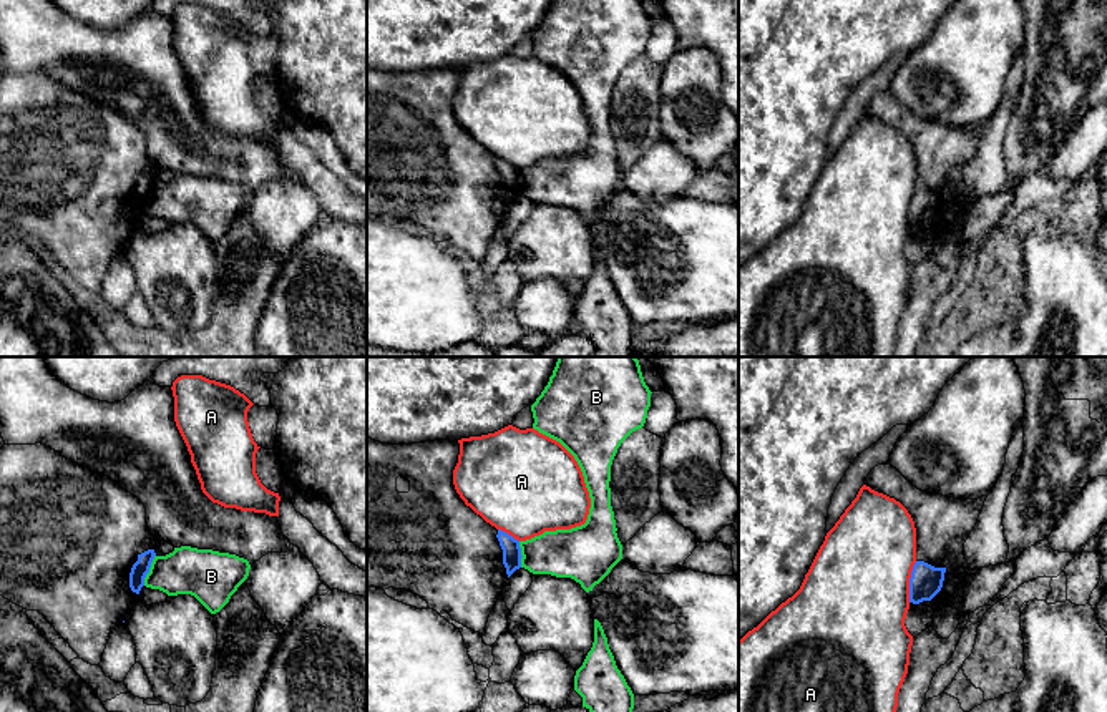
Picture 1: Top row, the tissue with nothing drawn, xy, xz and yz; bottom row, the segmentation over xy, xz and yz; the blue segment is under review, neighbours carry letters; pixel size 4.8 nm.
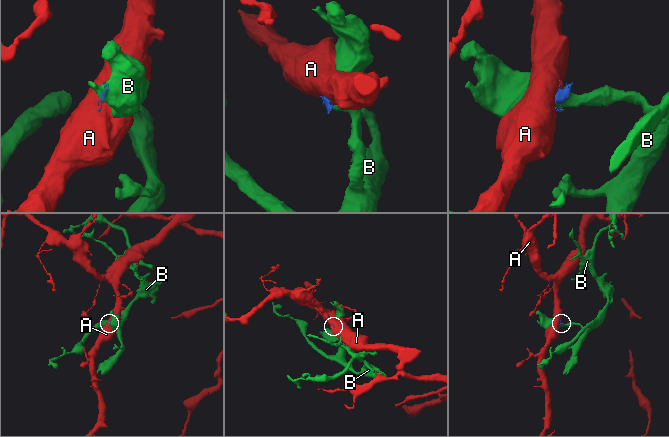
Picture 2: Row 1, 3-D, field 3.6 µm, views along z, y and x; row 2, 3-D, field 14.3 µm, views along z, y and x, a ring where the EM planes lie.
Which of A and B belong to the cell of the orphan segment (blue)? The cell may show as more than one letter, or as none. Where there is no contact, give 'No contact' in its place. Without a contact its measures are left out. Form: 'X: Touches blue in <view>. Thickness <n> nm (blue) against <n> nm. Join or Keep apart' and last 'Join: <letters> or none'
A: Touches blue in yz. Thickness 160 nm (blue) against 500 nm. Keep apart
B: Touches blue in xy. Thickness 80 nm (blue) against 220 nm. Keep apart
Join: none

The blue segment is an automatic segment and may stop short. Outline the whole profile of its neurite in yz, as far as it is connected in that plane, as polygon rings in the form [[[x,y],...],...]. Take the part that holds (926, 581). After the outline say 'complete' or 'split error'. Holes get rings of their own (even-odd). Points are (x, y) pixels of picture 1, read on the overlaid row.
[[[891,465],[875,466],[865,481],[871,490],[900,501],[911,514],[916,528],[916,563],[909,578],[909,602],[924,604],[936,609],[949,607],[951,596],[963,588],[963,579],[969,571],[964,559],[964,543],[974,529],[984,501],[954,500],[938,493],[926,493],[913,486]]]; split error

